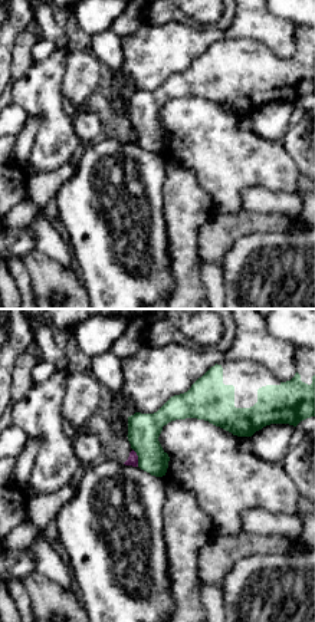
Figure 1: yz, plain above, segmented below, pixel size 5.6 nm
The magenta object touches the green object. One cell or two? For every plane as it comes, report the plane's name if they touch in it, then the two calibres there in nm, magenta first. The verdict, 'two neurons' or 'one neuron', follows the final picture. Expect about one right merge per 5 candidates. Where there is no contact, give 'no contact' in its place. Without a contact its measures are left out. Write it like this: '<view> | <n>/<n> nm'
yz | 60/180 nm

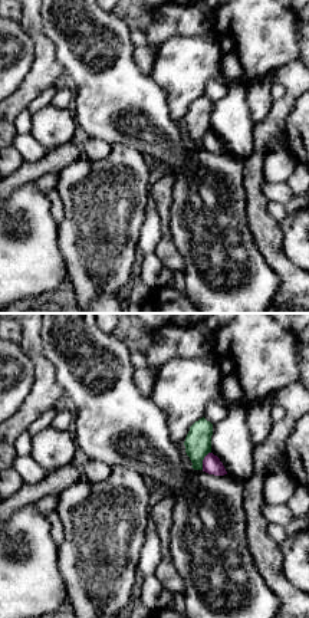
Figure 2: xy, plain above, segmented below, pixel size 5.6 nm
xy | 110/150 nm

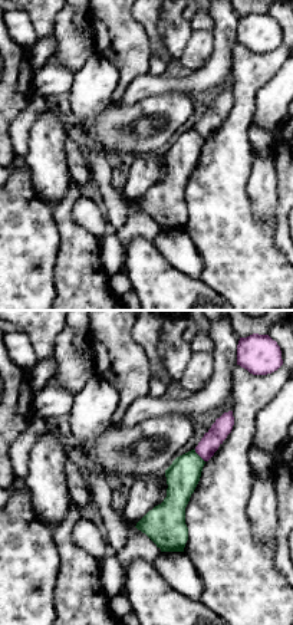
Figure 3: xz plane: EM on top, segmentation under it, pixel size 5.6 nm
xz | 110/190 nm

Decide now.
two neurons

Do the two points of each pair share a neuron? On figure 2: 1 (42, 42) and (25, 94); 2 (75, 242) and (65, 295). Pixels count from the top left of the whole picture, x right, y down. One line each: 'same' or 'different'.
1: same
2: different

